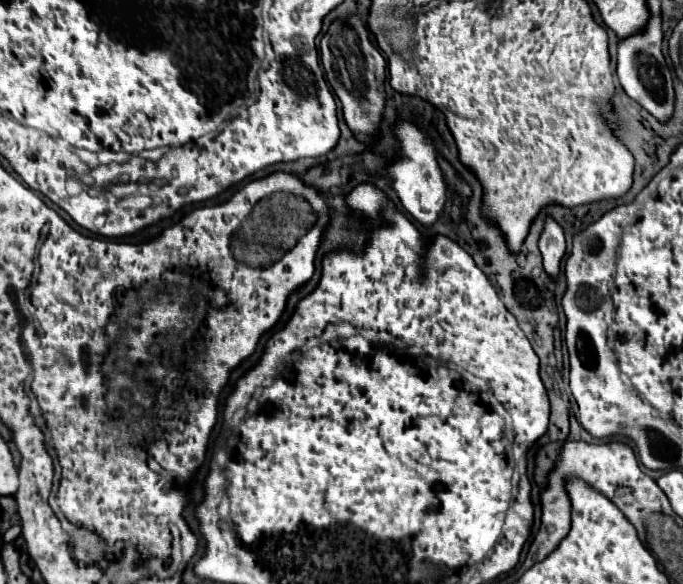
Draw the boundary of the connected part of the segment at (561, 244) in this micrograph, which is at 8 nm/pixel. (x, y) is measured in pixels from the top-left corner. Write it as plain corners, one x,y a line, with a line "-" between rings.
547,219
541,239
539,239
539,251
543,255
543,265
545,265
545,271
549,277
559,275
565,249
567,249
567,245
565,245
563,229
553,219

